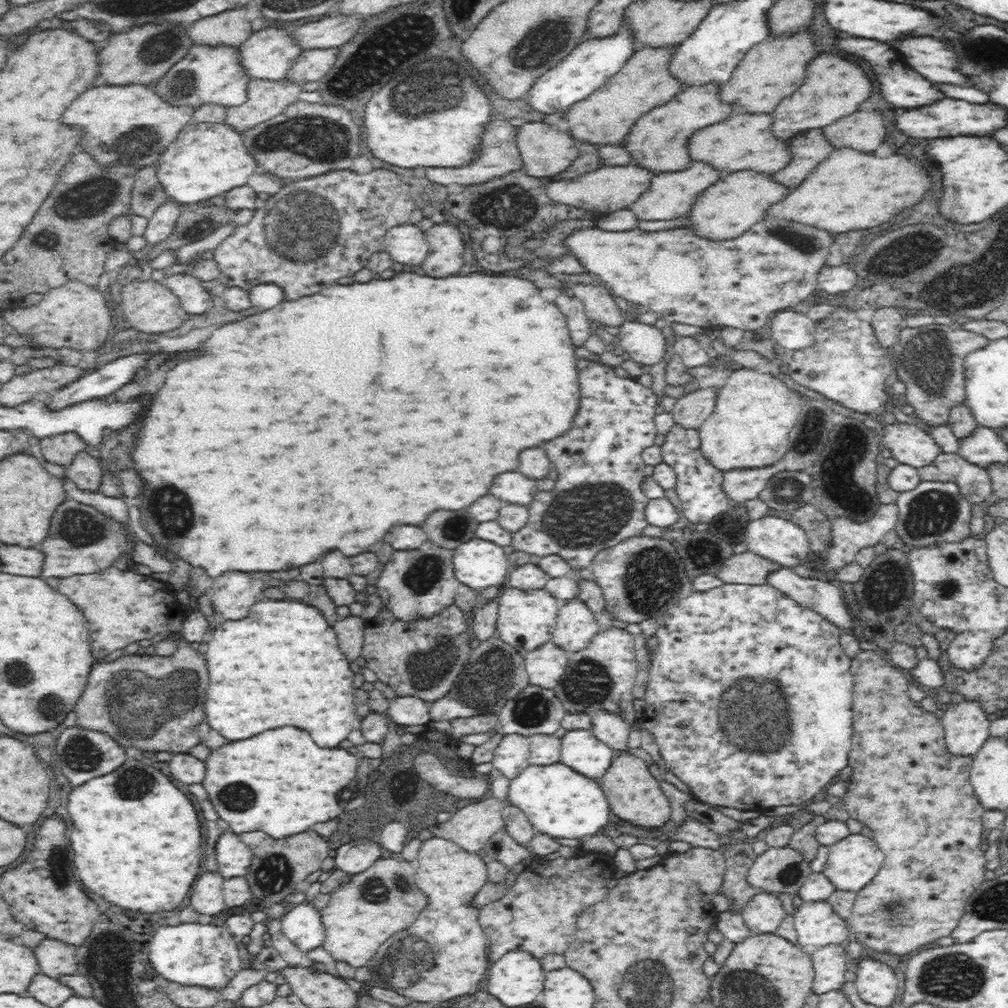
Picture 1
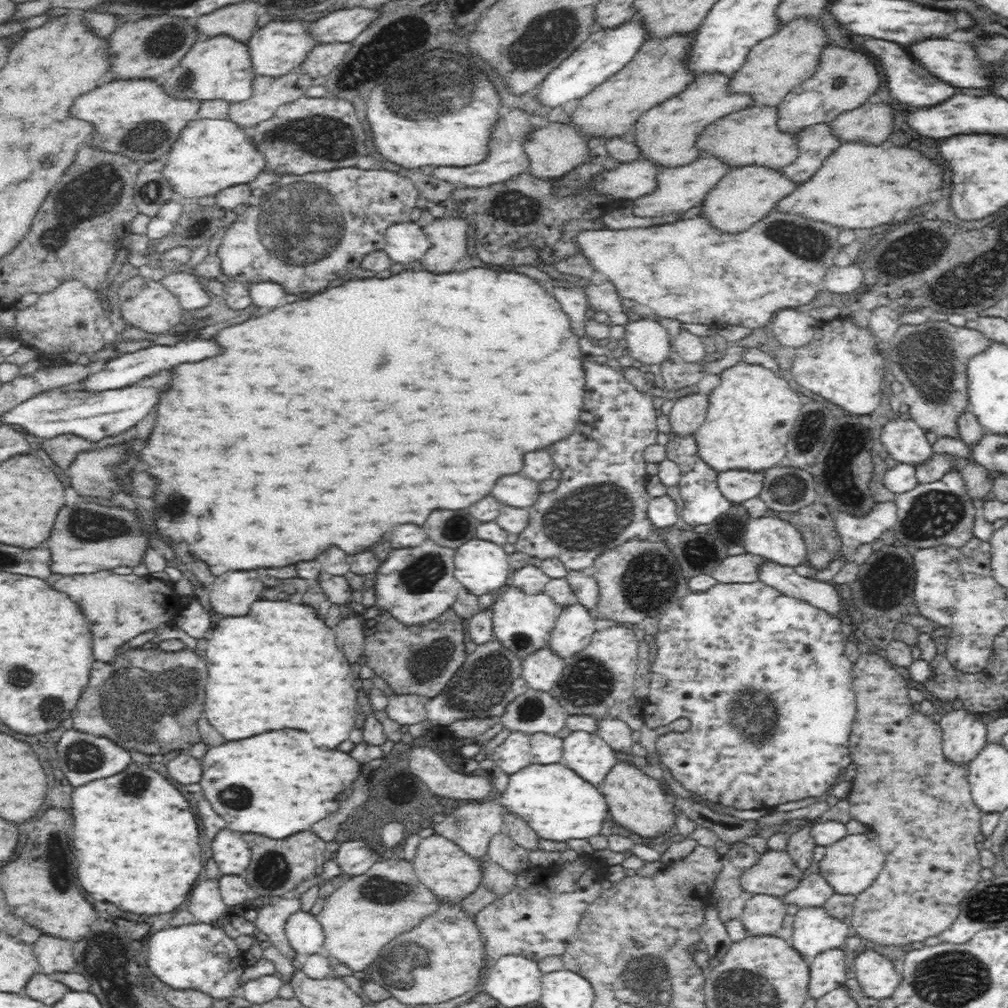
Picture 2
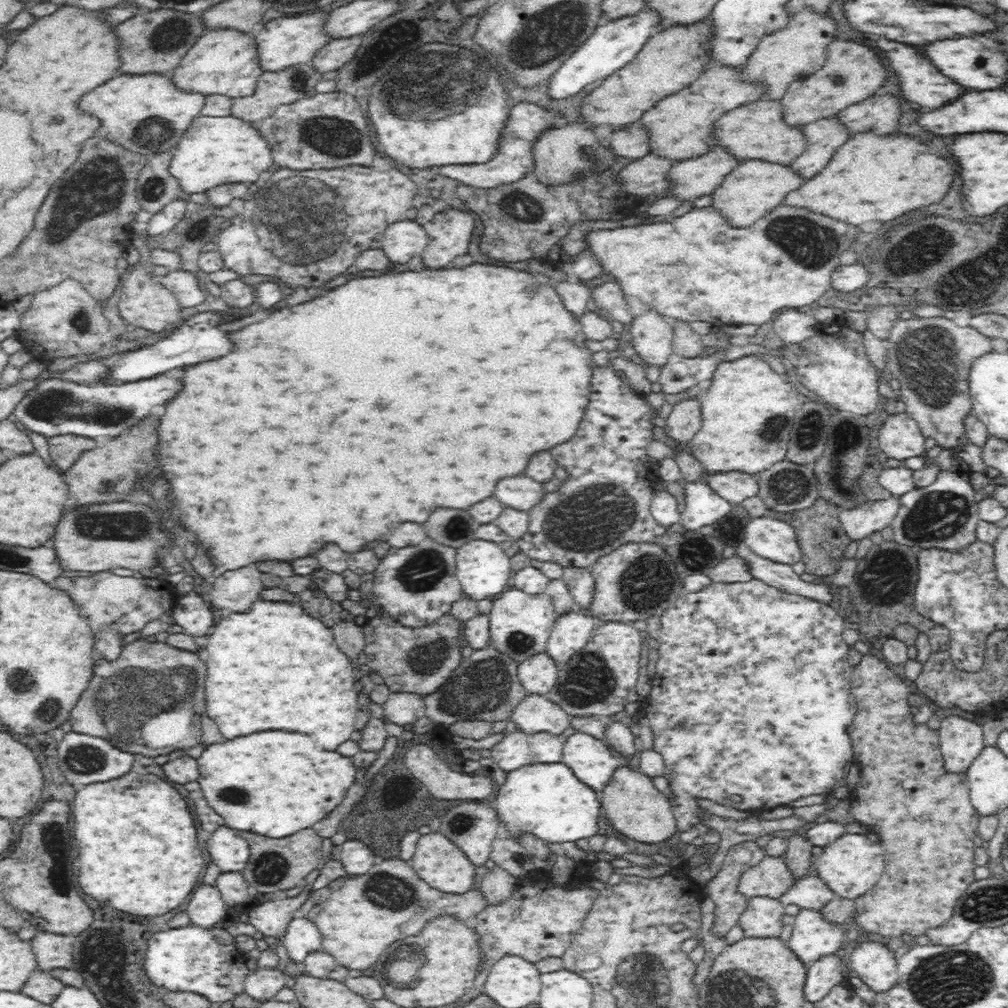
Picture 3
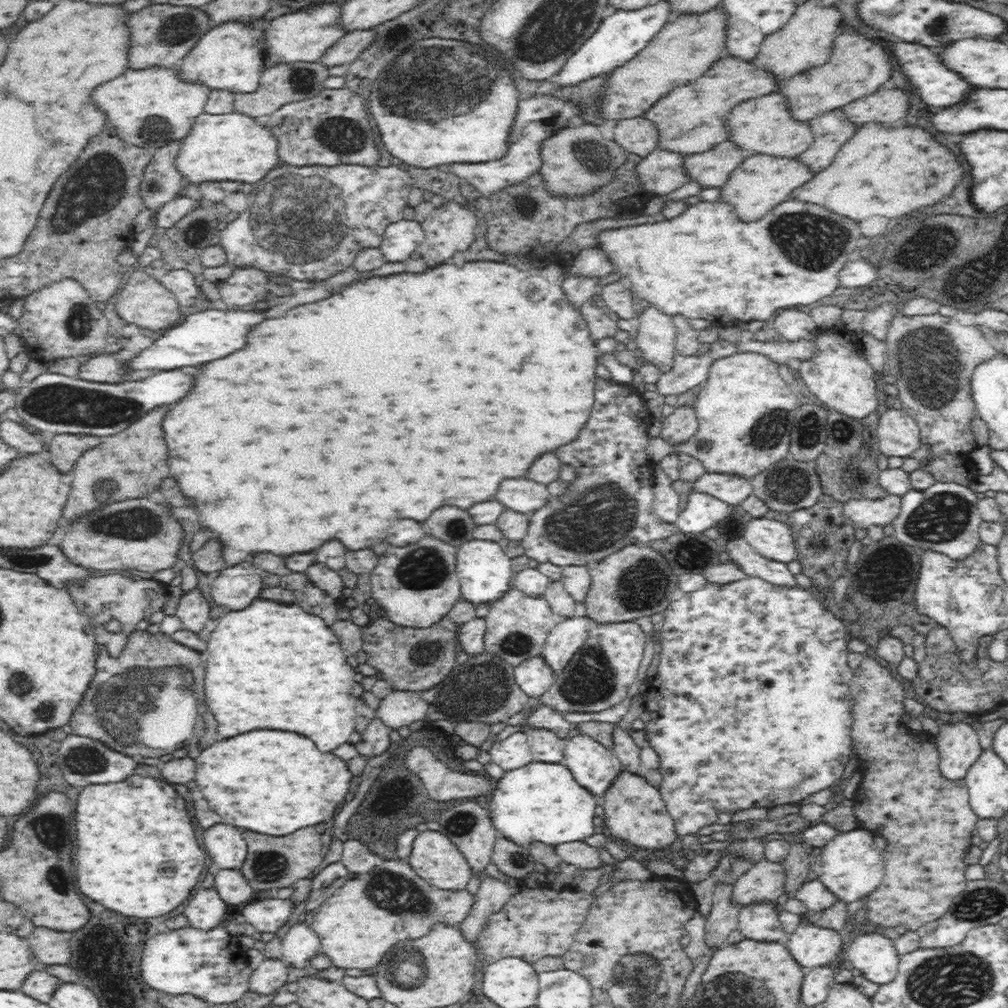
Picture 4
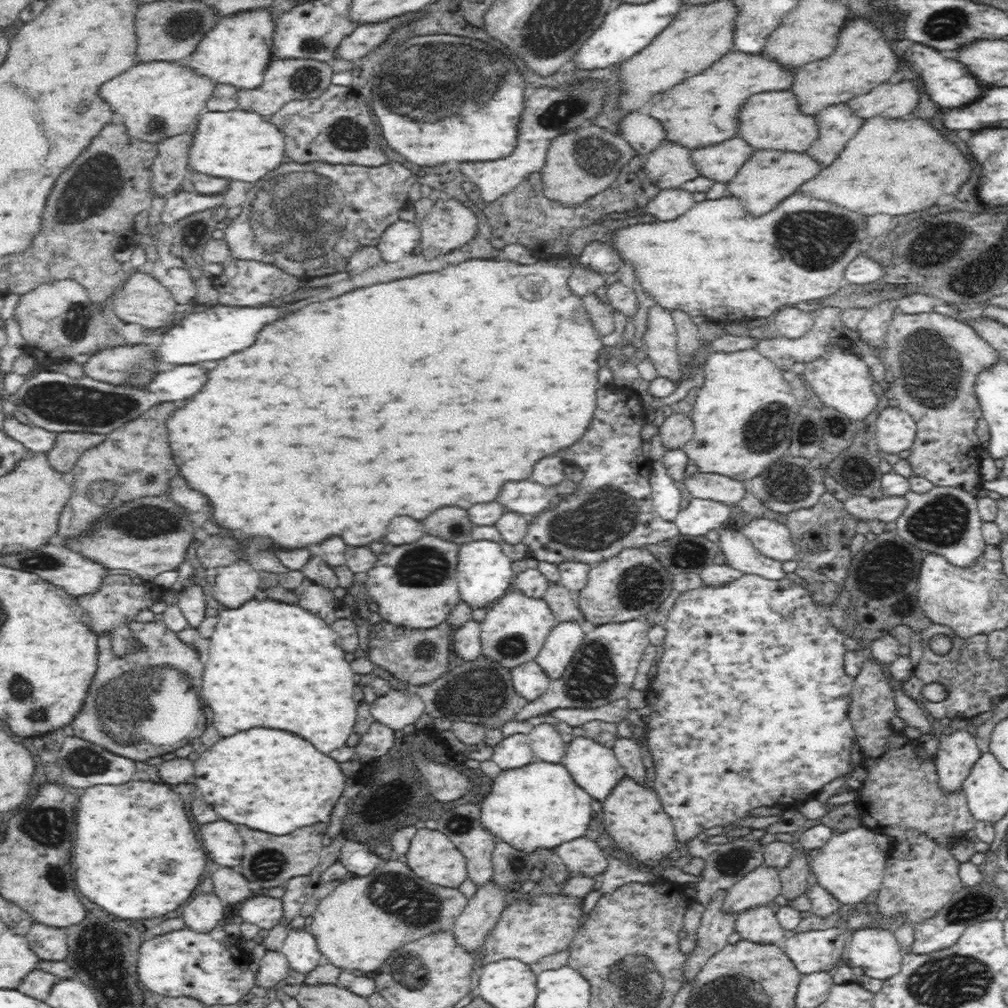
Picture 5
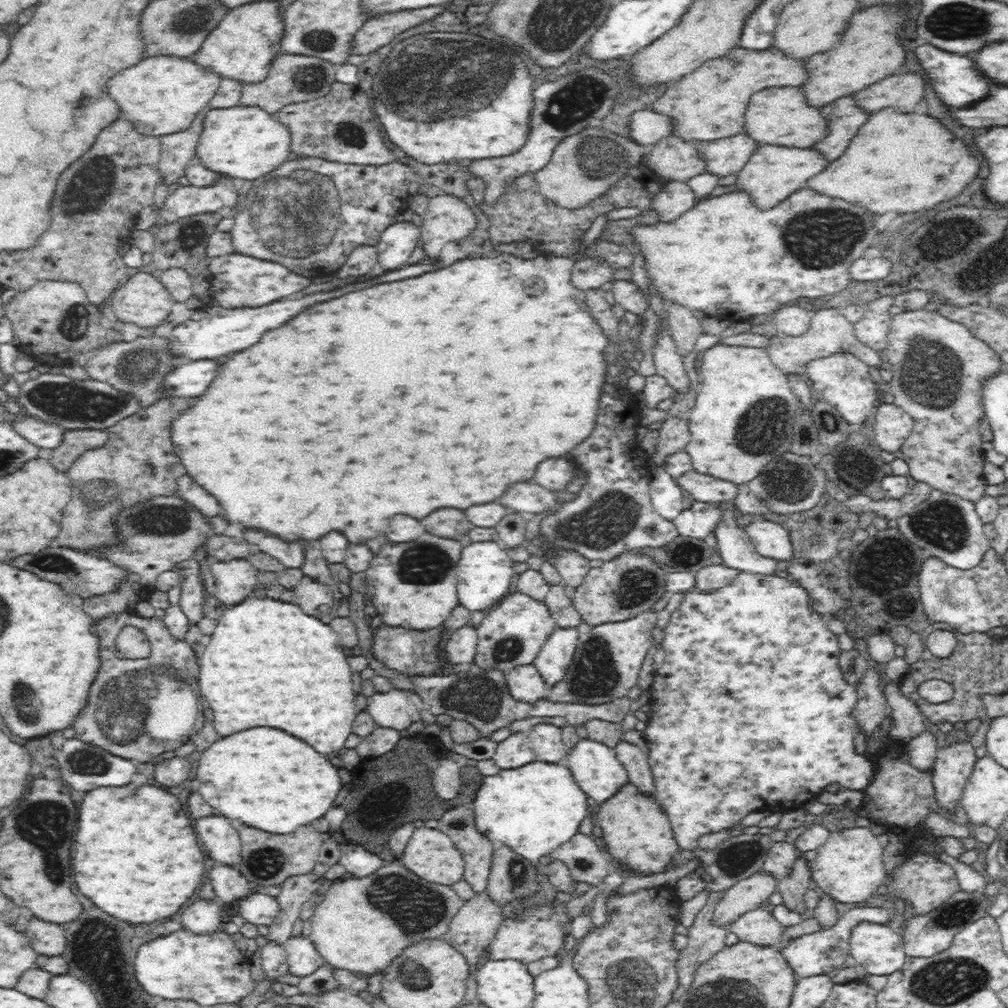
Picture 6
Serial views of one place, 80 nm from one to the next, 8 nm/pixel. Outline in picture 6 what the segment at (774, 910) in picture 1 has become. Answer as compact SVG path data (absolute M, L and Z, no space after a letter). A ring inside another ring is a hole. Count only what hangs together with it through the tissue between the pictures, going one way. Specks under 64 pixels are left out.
M768 905L750 909L730 924L731 932L738 935L740 941L751 942L760 946L781 946L784 929L785 927L776 920L776 917L772 914L772 908Z

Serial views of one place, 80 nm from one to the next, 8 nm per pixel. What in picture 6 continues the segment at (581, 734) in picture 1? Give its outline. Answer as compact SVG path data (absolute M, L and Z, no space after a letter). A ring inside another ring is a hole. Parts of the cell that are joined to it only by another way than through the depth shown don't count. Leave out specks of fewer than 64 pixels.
M578 739L578 742L567 751L563 763L570 769L576 784L596 802L603 803L608 800L620 786L629 782L627 771L617 759L615 749L594 739Z

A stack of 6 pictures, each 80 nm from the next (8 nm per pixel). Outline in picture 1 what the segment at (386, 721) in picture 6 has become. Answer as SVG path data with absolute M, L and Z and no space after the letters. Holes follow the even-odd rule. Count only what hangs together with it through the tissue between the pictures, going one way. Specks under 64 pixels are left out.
M396 697L389 700L386 711L395 724L406 726L427 725L431 720L432 703L415 697Z

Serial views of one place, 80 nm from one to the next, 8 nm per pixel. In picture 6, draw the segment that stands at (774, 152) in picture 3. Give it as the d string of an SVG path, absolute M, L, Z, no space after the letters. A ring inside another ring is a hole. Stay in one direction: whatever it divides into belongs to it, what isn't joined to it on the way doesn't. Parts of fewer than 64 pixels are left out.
M798 87L767 89L751 96L745 110L744 134L758 146L787 146L811 148L828 136L827 122L818 109L806 105Z

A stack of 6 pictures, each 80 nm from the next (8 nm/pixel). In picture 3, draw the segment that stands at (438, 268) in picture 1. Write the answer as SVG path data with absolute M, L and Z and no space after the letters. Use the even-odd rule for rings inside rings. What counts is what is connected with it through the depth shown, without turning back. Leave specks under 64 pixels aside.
M447 208L436 213L423 225L428 235L428 246L422 252L426 268L448 268L452 260L460 260L472 240L475 219L462 208Z

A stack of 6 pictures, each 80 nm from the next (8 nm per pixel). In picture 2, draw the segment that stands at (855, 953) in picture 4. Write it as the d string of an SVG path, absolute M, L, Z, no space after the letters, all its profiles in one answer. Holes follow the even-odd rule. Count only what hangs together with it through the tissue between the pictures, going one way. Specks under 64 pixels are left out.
M860 949L854 959L854 972L862 992L872 1000L892 998L900 986L901 977L894 970L894 963L876 950Z

